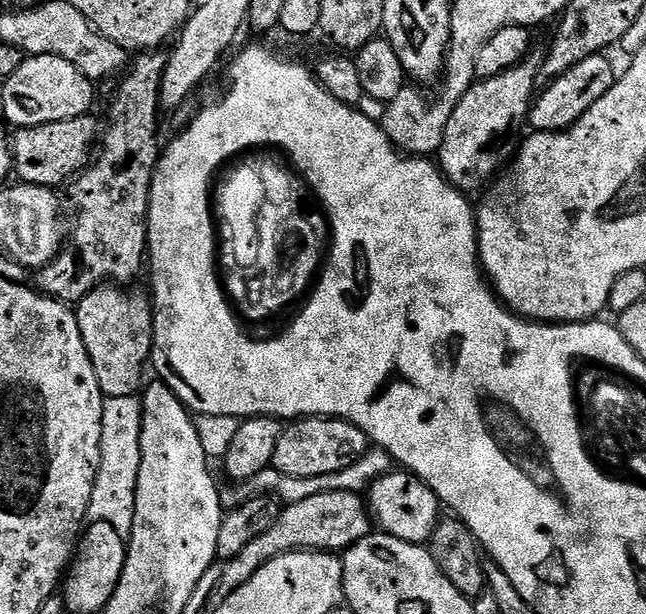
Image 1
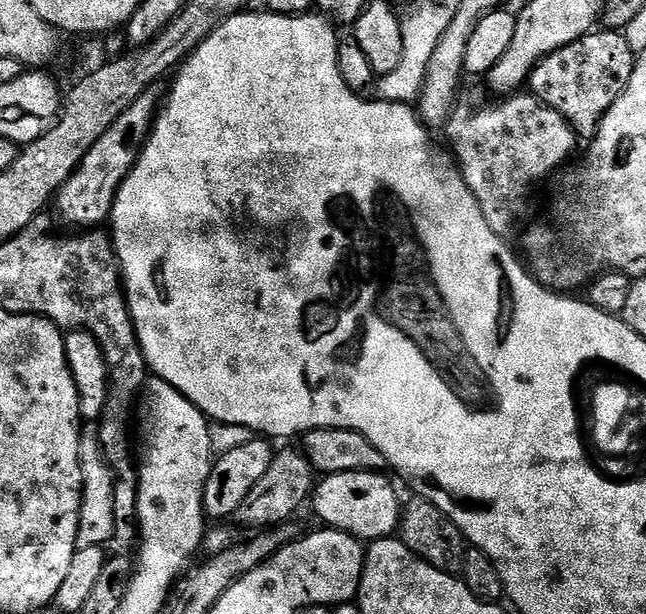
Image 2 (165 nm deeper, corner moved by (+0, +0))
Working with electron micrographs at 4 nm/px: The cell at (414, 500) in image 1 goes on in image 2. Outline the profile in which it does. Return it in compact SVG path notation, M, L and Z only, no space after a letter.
M339 472L324 476L315 485L310 497L310 508L316 511L321 525L349 532L361 542L387 540L397 535L402 515L402 499L396 488L378 472Z

